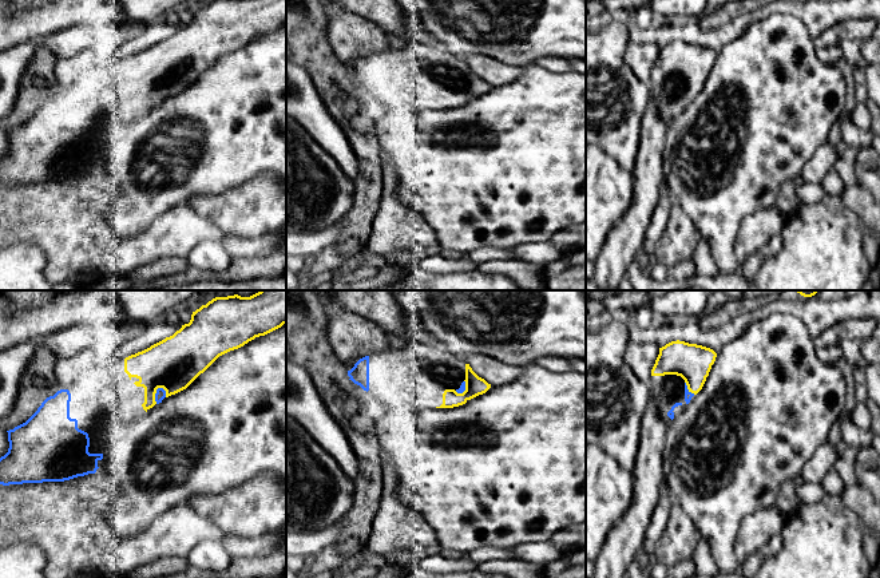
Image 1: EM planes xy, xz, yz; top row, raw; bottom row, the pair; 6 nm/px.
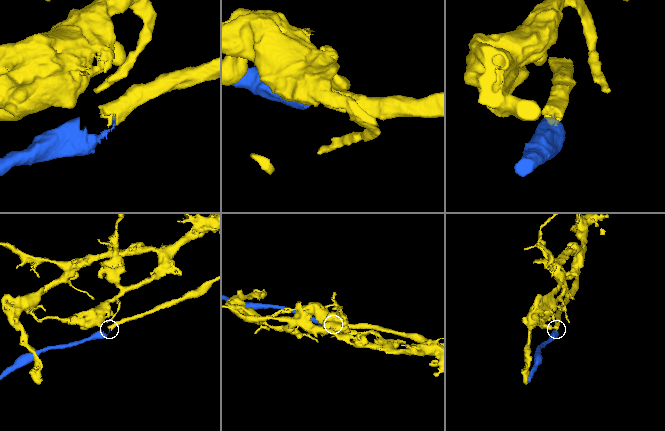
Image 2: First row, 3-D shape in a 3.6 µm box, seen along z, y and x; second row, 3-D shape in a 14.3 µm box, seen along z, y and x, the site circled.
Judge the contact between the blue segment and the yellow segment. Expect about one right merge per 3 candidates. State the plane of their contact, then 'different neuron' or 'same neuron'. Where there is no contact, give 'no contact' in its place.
xy | same neuron

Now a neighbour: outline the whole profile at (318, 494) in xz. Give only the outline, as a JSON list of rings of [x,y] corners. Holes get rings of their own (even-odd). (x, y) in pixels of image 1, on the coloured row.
[[[286,415],[286,530],[318,531],[337,524],[353,506],[354,482]]]

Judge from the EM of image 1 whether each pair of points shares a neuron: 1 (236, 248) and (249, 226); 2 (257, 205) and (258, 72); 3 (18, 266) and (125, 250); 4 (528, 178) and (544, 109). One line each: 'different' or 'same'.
1: different
2: different
3: different
4: same

